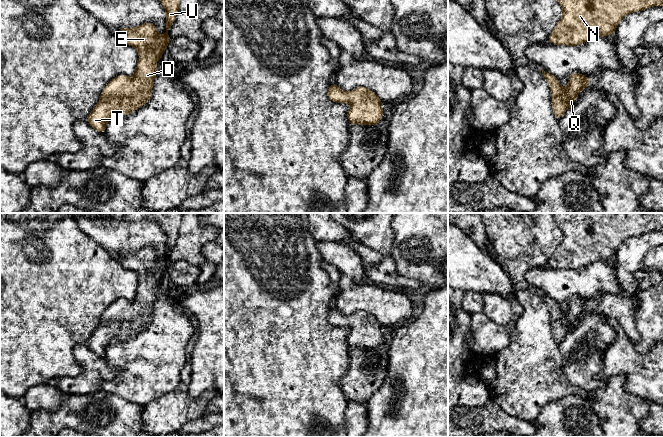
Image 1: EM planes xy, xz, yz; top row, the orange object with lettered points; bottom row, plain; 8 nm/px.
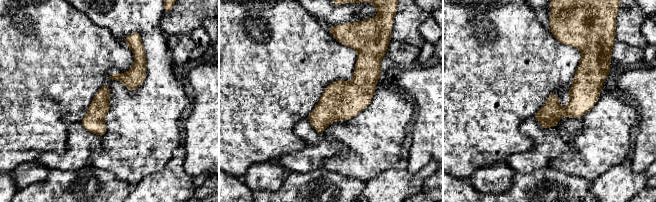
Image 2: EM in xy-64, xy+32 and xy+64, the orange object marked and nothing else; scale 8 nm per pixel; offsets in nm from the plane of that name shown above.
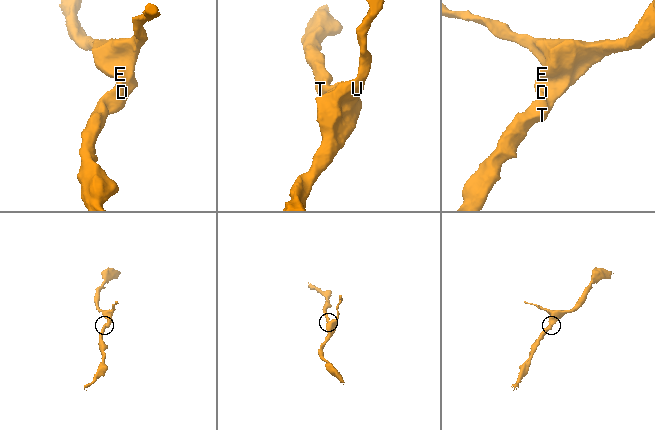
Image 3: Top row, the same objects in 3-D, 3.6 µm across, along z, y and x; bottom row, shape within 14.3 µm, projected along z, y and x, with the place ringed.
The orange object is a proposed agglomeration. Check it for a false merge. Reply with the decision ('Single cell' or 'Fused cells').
Single cell

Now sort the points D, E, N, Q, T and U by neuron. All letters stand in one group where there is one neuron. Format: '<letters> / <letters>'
D E N Q T U

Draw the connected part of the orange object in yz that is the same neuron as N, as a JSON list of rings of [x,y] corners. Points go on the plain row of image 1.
[[[552,213],[563,233],[560,245],[548,260],[554,269],[576,270],[595,261],[614,259],[622,242],[653,230],[663,230],[663,213]]]

